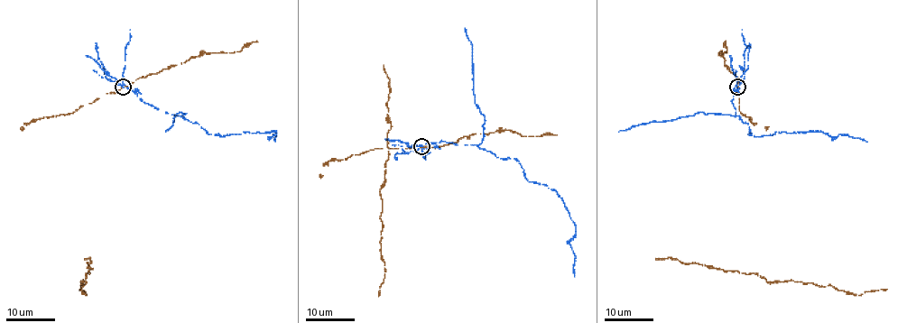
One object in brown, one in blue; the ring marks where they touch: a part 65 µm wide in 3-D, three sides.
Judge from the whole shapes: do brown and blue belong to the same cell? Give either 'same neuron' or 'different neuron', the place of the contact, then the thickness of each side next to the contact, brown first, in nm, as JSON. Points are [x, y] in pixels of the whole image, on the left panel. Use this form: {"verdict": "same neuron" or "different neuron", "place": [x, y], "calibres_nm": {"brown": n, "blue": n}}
{"verdict": "different neuron", "place": [123, 87], "calibres_nm": {"brown": 280, "blue": 140}}

